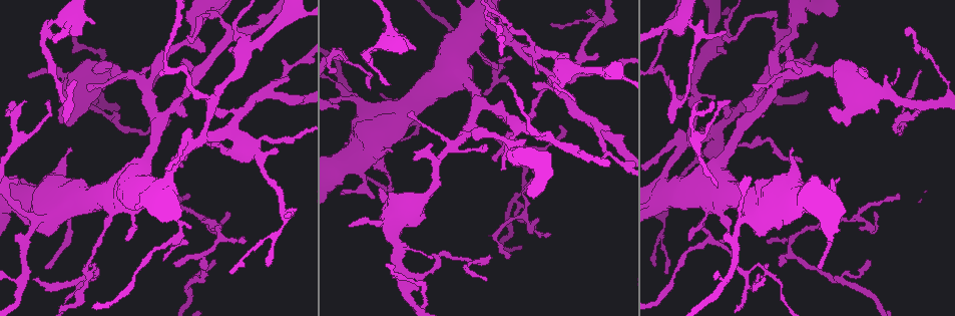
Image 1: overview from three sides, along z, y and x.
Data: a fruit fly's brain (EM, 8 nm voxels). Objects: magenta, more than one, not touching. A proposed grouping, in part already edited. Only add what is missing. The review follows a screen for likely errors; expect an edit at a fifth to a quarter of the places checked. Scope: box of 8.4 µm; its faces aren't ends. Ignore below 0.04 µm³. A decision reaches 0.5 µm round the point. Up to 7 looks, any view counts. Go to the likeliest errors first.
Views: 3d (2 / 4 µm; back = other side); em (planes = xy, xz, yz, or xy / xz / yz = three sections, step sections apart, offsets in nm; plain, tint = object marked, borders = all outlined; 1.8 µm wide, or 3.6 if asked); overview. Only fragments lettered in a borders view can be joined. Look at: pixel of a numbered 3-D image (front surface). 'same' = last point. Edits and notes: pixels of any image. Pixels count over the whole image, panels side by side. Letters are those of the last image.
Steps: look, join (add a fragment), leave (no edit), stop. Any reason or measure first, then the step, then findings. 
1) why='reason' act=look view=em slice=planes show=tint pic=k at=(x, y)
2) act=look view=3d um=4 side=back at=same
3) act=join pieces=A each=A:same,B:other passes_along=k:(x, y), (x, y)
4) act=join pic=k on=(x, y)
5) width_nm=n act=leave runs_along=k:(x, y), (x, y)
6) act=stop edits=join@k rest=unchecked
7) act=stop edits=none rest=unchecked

why='tapers out' act=look view=em um=3.6 slice=yz step=16 show=borders pic=1 at=(866, 76)

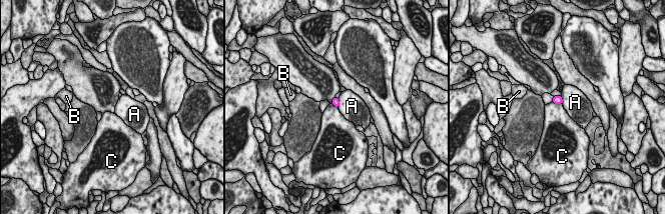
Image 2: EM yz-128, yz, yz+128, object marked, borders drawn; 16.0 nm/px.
width_nm=120 act=leave each=A:other,B:other,C:other border=2:(338, 98), (339, 107) found='no lettered fragment goes on from it'

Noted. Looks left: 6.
why='an open end' act=look view=em um=3.6 slice=yz step=16 show=borders pic=1 at=(391, 151)

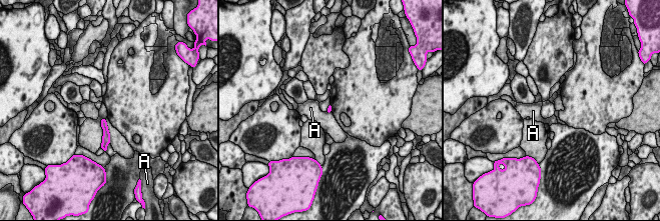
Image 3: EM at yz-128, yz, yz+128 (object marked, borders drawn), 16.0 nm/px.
act=leave each=A:other border=3:(105, 119), (110, 134), (110, 142) found='no lettered fragment goes on from it'

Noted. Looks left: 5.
act=look view=em slice=xy step=4 show=tint pic=1 at=(551, 24)

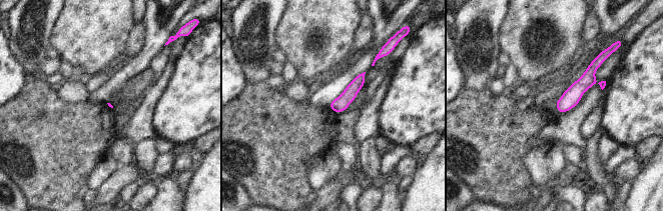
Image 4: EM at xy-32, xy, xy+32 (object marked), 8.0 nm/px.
why='another direction' act=look view=em slice=planes show=borders at=same

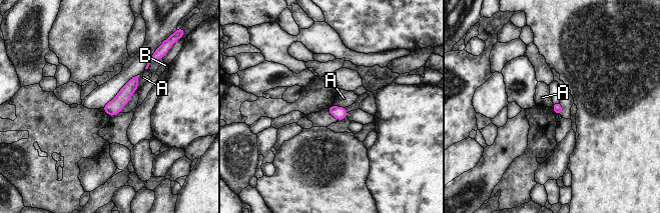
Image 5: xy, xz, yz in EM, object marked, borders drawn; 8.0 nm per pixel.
act=leave each=A:other,B:other found='none of them fits'

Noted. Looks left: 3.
act=stop edits=none rest=unchecked

